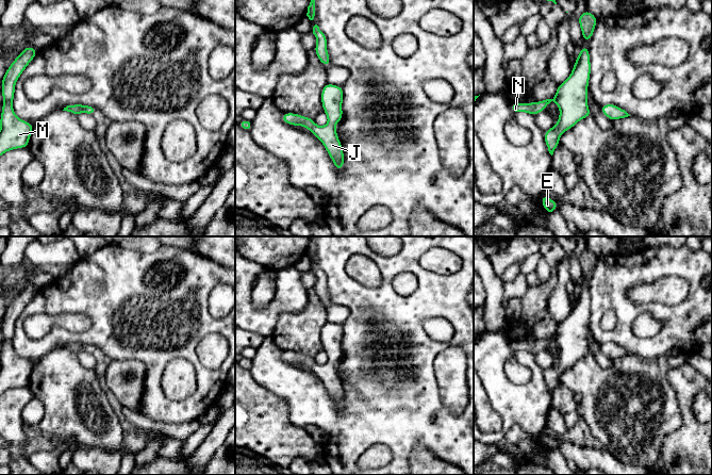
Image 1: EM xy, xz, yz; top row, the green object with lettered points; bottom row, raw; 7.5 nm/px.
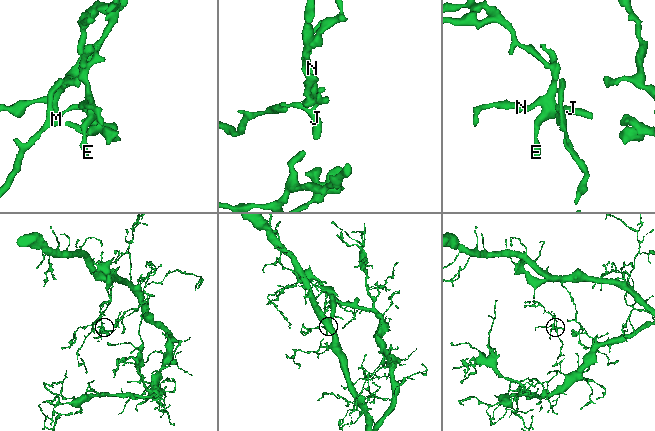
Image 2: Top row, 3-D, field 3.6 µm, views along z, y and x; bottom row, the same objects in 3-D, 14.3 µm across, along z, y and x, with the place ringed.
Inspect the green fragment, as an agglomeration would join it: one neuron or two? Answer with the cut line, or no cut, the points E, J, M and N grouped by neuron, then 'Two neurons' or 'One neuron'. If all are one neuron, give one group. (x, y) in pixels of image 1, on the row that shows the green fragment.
No split. Groups: E J M N. One neuron

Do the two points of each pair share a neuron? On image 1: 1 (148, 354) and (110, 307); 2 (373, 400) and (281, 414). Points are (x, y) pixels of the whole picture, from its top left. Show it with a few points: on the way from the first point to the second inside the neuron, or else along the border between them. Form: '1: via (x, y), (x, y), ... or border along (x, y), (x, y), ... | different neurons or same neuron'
1: via (145, 338), (147, 325), (126, 305) | same neuron
2: border along (275, 392), (287, 405), (288, 419), (303, 427) | different neurons

